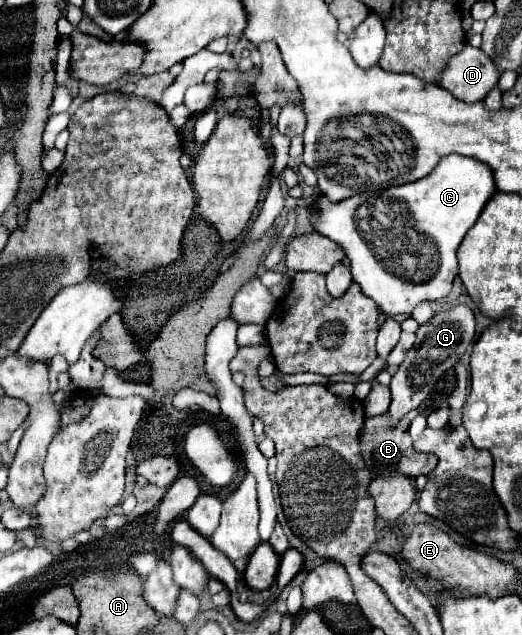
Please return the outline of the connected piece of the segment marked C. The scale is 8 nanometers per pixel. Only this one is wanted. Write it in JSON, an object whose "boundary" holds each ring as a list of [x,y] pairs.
{"boundary":[[[450,154],[444,156],[426,178],[410,184],[384,188],[380,192],[356,194],[338,204],[332,204],[326,196],[320,196],[310,206],[310,222],[318,234],[334,240],[346,252],[352,278],[360,284],[362,292],[388,316],[402,316],[412,314],[414,306],[422,300],[432,302],[450,294],[452,282],[458,276],[458,246],[496,192],[496,180],[488,164],[468,156]]]}

